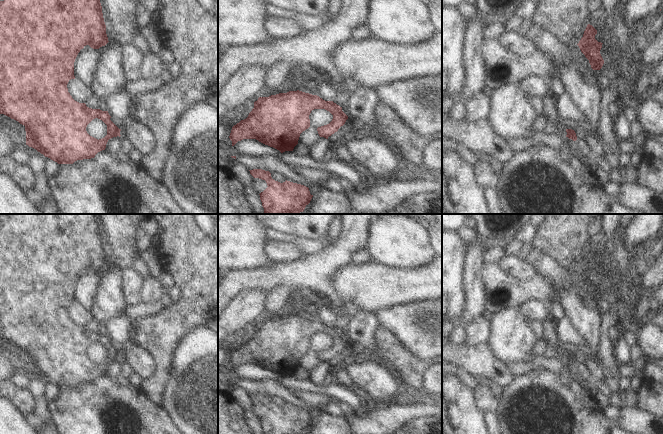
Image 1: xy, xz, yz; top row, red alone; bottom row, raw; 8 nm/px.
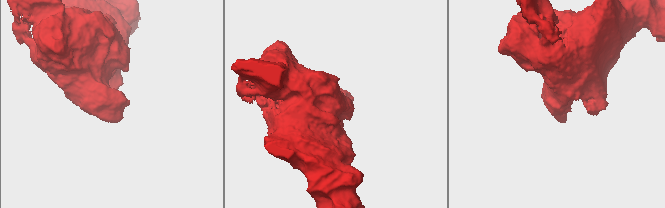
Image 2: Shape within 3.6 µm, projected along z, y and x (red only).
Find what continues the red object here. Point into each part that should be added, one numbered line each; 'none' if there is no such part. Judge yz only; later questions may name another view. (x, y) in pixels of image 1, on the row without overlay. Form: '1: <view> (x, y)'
none

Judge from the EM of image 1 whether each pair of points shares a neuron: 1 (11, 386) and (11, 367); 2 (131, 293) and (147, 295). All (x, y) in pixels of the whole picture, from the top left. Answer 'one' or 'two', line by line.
1: two
2: two

